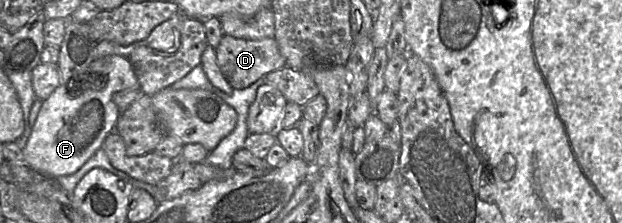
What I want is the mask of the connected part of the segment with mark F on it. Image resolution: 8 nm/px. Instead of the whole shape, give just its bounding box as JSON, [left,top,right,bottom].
[22,55,139,179]

